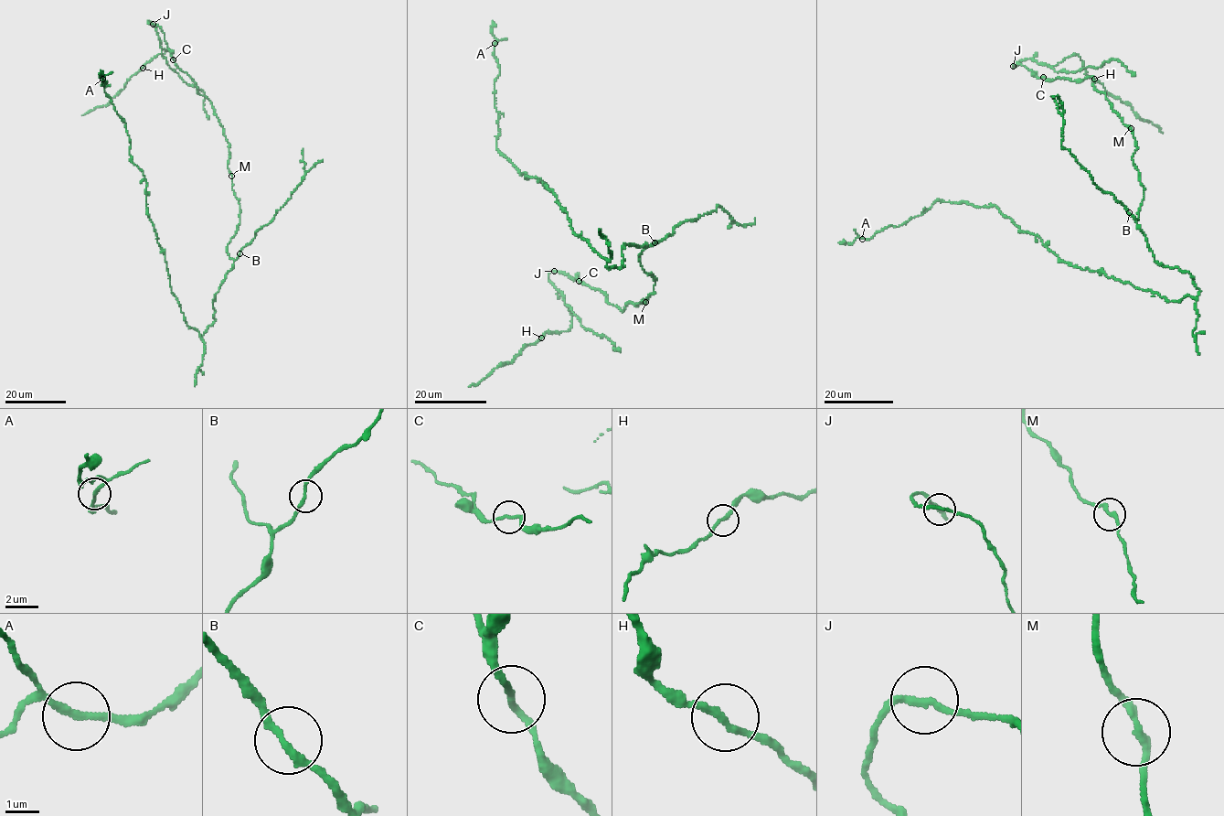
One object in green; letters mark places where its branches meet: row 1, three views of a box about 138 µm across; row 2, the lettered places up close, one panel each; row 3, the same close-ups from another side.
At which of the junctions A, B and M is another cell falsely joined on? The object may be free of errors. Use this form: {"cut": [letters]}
{"cut": []}

